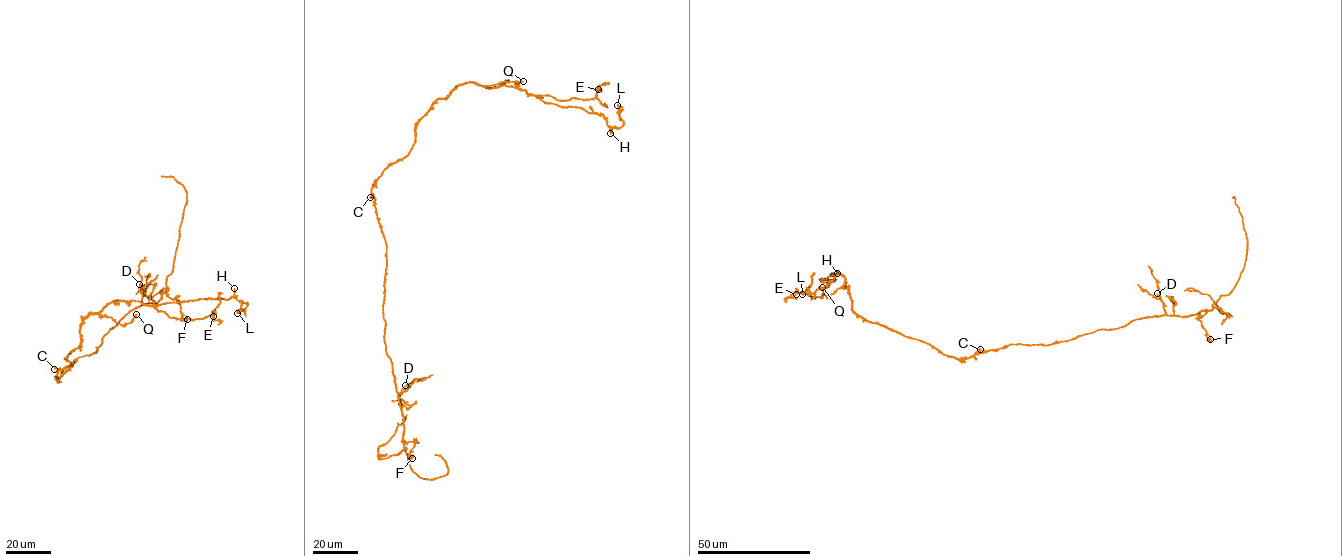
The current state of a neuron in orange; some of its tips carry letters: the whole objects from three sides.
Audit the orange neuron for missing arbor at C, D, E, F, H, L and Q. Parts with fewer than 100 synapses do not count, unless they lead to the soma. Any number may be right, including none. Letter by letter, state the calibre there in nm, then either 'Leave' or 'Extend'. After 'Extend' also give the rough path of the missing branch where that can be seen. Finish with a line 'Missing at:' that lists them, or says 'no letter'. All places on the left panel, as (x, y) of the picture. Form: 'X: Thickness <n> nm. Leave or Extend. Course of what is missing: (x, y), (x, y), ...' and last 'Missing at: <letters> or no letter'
C: Thickness 420 nm. Leave
D: Thickness 140 nm. Leave
E: Thickness 360 nm. Leave
F: Thickness 120 nm. Leave
H: Thickness 320 nm. Leave
L: Thickness 320 nm. Leave
Q: Thickness 400 nm. Leave
Missing at: no letter

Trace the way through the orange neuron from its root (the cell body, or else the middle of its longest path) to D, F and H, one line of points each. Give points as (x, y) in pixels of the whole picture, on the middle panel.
D: (377, 215), (386, 246), (382, 307), (384, 343), (398, 396), (405, 385)
F: (377, 215), (386, 246), (382, 307), (384, 343), (403, 417), (403, 441), (416, 441), (409, 454), (412, 458)
H: (377, 215), (375, 181), (408, 154), (430, 106), (460, 84), (515, 87), (546, 102), (602, 114), (610, 133)

